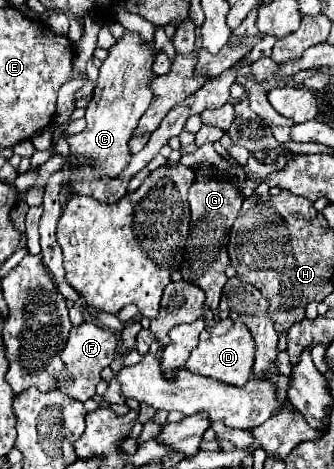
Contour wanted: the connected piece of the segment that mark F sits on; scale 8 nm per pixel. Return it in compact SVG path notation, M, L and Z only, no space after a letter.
M80 324L78 328L72 328L70 338L62 350L62 362L64 362L64 370L58 376L58 384L56 388L64 394L68 394L70 398L78 400L78 402L86 402L94 396L96 392L96 384L100 382L100 372L116 358L116 348L118 348L118 338L96 324Z

